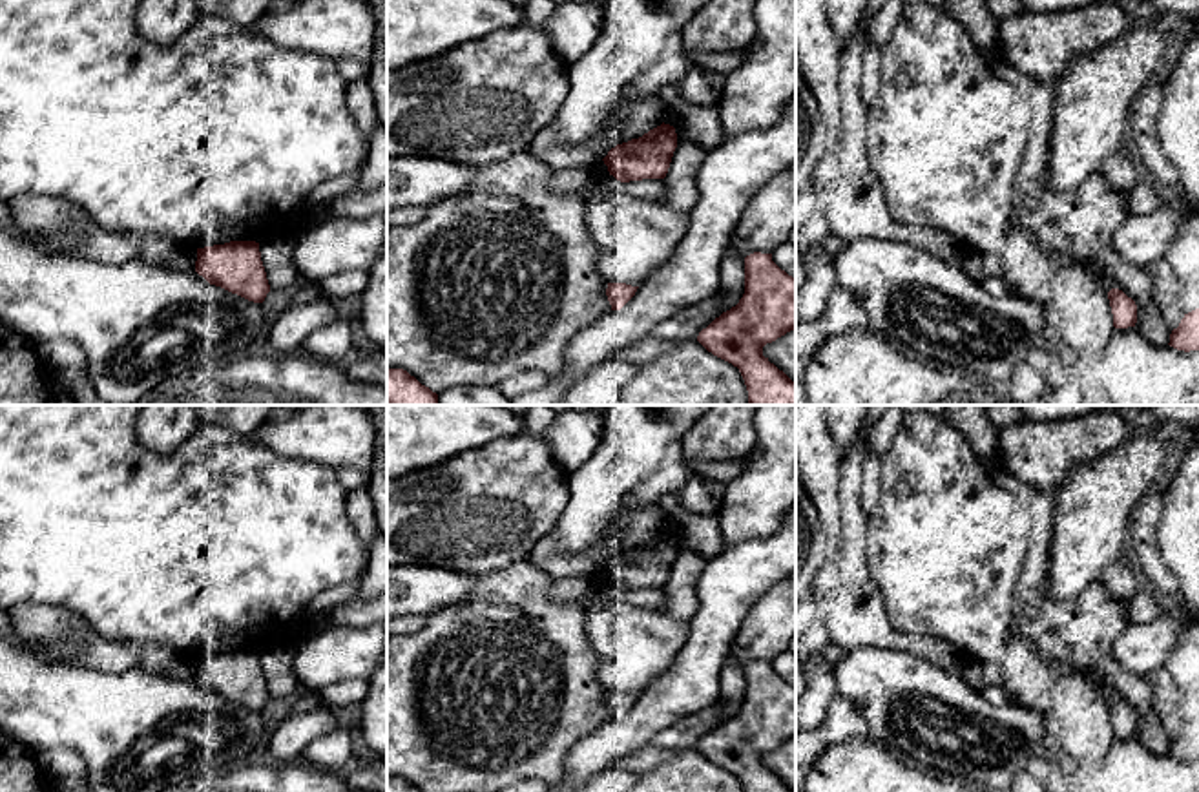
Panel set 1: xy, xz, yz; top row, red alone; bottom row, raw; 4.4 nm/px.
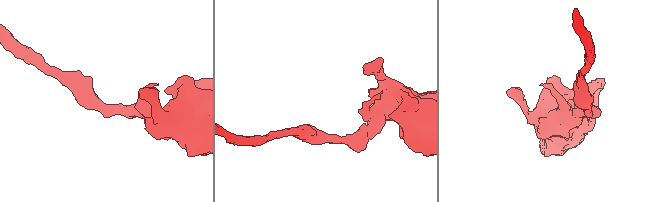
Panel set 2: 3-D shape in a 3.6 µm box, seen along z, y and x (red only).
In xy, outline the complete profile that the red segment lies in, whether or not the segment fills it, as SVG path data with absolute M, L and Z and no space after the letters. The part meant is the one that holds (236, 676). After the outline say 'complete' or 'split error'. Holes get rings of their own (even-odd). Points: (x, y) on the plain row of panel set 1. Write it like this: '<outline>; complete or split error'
M230 650L197 657L195 681L210 693L254 712L263 712L270 701L259 651L255 650Z; complete

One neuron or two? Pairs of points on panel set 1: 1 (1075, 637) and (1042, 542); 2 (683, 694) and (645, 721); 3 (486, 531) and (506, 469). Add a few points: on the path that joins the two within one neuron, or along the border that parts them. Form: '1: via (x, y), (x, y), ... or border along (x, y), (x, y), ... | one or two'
1: via (1052, 614), (1037, 599), (1037, 566) | one
2: via (674, 696), (654, 712) | one
3: via (486, 517), (486, 511), (506, 491), (506, 484) | one

